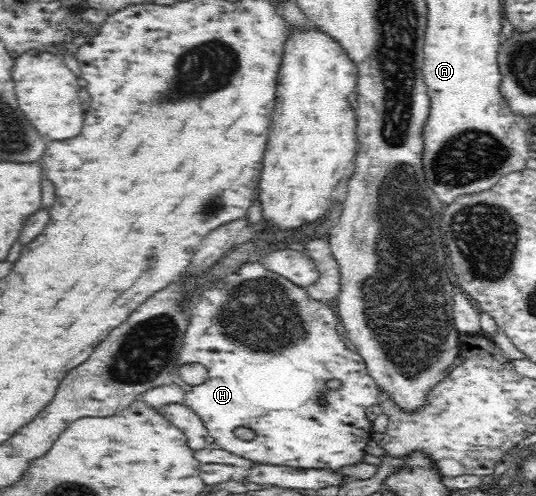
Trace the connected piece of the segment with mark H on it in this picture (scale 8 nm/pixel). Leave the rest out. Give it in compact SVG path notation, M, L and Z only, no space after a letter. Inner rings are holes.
M244 262L244 264L240 264L240 268L236 268L236 272L230 272L226 276L217 277L216 280L213 280L209 286L206 286L206 288L197 294L196 302L188 310L188 326L186 326L184 332L184 342L182 342L180 354L176 357L176 364L178 366L196 362L196 364L202 364L202 366L208 368L208 380L204 384L192 386L181 380L177 381L184 389L184 405L196 413L197 418L204 424L204 429L208 437L213 440L214 444L218 444L221 450L236 456L238 459L250 460L253 464L334 471L344 466L364 463L364 456L366 456L364 448L371 441L371 435L374 433L372 422L366 417L366 409L369 406L379 404L379 395L381 392L377 390L376 383L372 382L372 378L369 378L368 374L365 374L364 362L361 362L360 355L356 354L354 350L350 350L346 346L346 343L342 341L342 337L336 329L339 323L336 314L331 309L328 310L325 323L320 324L312 316L312 310L314 310L314 304L312 302L314 302L314 299L306 294L306 290L300 285L294 284L291 280L268 270L262 263ZM334 379L342 382L342 386L338 390L332 390L332 388L326 386L328 380ZM241 426L254 430L256 440L240 440L240 438L236 438L234 430Z

